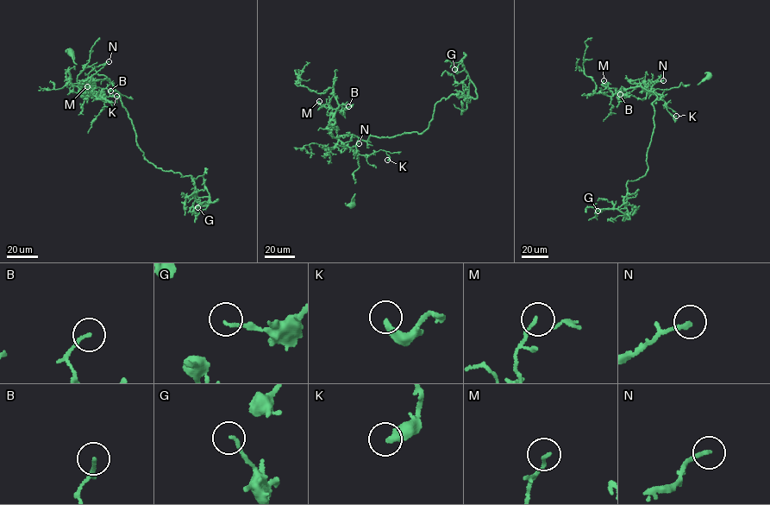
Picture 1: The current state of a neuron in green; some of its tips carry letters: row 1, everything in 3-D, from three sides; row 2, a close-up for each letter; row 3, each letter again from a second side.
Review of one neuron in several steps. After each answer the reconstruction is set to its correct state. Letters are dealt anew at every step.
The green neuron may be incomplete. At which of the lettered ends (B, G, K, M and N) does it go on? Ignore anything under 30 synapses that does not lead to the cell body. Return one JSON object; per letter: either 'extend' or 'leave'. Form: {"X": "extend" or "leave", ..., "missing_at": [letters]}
{"B": "leave", "G": "leave", "K": "leave", "M": "leave", "N": "leave", "missing_at": []}

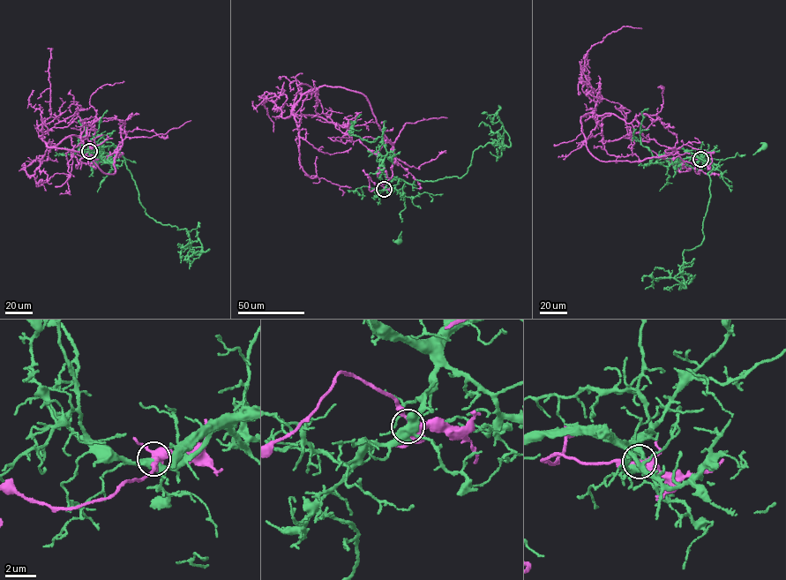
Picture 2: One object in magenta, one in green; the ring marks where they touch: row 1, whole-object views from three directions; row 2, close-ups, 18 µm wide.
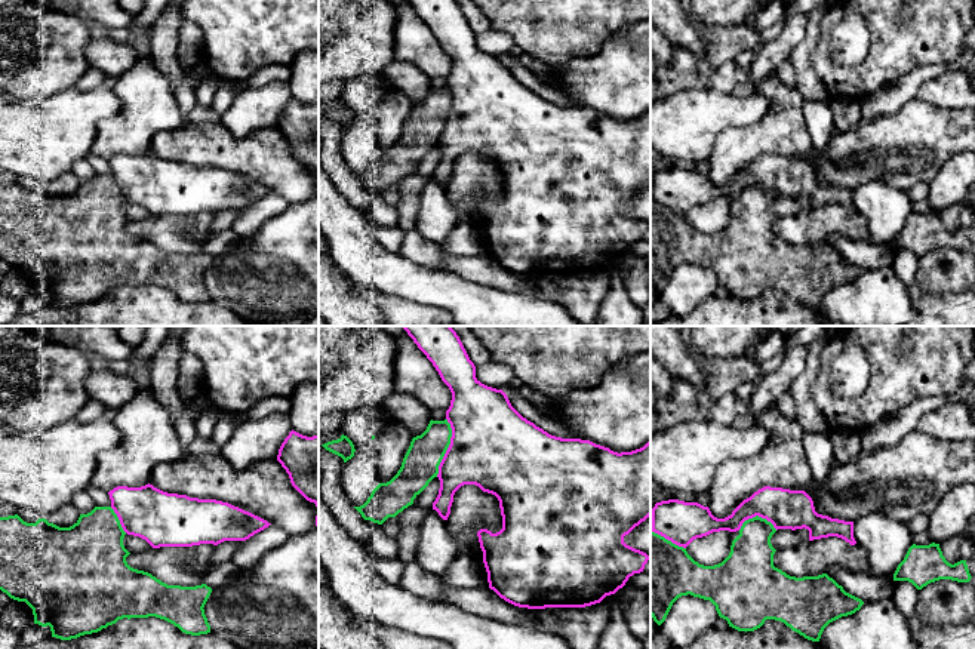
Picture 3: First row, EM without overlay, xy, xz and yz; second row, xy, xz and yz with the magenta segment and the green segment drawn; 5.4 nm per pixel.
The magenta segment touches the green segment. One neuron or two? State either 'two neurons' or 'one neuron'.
two neurons

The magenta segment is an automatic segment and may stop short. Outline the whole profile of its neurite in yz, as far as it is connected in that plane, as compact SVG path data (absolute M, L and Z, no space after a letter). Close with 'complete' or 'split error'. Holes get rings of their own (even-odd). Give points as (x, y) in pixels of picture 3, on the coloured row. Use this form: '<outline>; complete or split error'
M765 486L744 499L731 516L717 519L708 507L698 502L668 499L650 510L650 530L686 548L693 539L713 532L736 532L742 523L756 516L778 529L808 529L809 541L837 536L855 545L853 522L818 514L812 498L805 490Z; complete

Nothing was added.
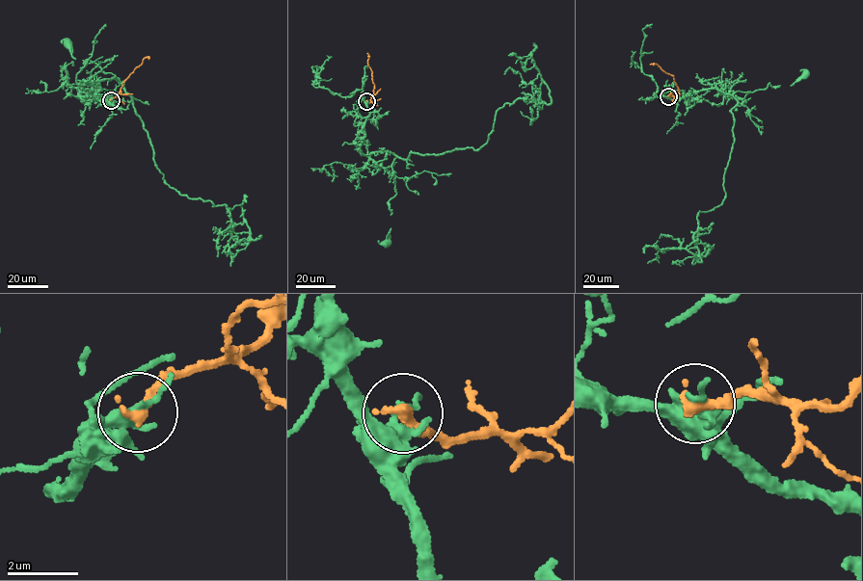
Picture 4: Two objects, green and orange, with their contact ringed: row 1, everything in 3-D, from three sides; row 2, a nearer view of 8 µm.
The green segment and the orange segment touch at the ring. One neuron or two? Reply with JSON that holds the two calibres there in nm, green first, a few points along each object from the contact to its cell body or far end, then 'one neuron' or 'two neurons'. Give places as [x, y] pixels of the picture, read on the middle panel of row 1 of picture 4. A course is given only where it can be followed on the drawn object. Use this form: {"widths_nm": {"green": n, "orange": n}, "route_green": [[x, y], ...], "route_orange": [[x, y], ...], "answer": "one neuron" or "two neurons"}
{"widths_nm": {"green": 180, "orange": 400}, "route_green": [[366, 101], [369, 116], [357, 148], [396, 156], [385, 243]], "route_orange": [[366, 101], [375, 104], [367, 53]], "answer": "two neurons"}

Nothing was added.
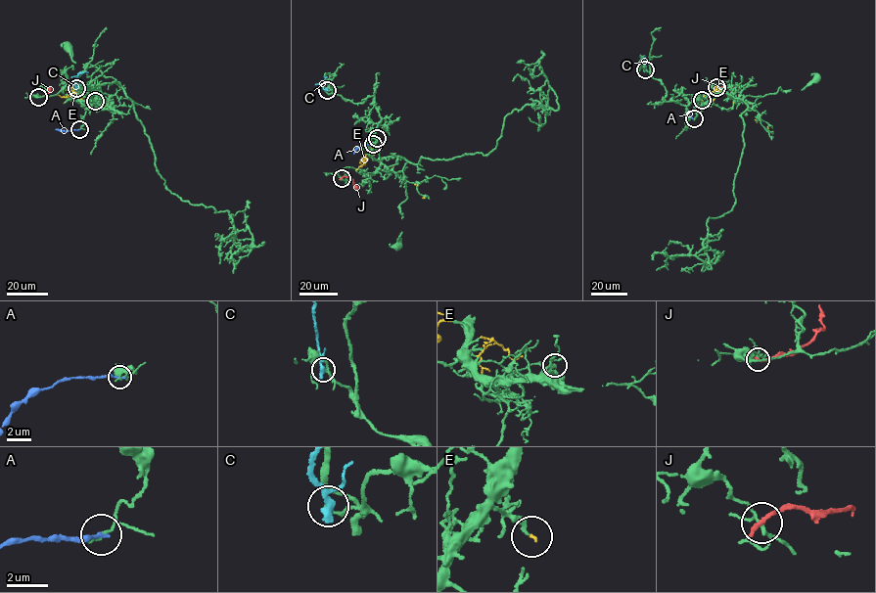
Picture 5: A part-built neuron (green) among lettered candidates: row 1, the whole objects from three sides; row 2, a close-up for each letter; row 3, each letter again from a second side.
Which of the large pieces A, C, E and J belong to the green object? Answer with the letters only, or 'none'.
none

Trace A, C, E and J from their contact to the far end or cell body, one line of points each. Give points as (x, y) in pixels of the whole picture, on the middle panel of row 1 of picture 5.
A: (373, 144), (359, 146), (353, 154)
C: (327, 90), (321, 86), (323, 76)
E: (377, 138), (377, 147), (369, 149), (365, 157), (368, 159), (374, 156), (392, 164), (418, 186), (424, 197)
J: (341, 178), (349, 177), (356, 189)

